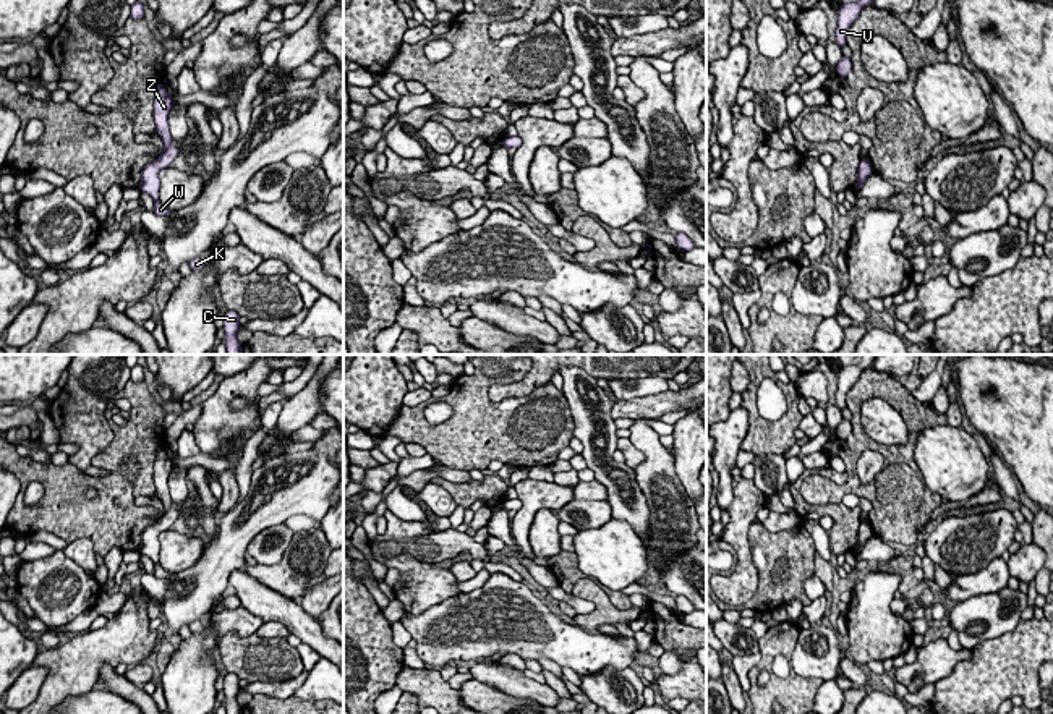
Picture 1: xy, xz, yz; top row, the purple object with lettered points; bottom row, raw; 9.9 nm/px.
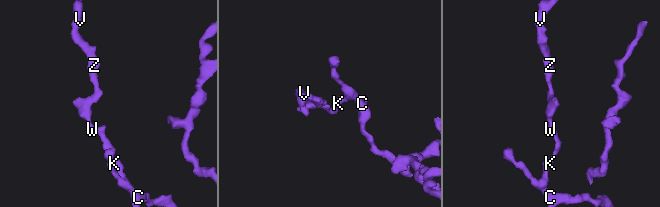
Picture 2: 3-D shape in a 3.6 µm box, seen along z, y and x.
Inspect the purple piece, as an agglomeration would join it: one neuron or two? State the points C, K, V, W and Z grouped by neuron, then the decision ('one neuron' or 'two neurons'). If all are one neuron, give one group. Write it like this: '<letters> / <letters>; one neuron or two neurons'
C K V W Z; one neuron

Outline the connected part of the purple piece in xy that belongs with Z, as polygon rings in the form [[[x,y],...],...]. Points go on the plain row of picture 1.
[[[167,440],[157,448],[157,457],[154,461],[154,482],[156,482],[156,491],[164,504],[164,515],[159,518],[157,523],[147,526],[143,531],[143,539],[139,547],[141,555],[147,555],[154,562],[152,575],[157,578],[170,578],[172,575],[159,565],[159,550],[160,550],[159,534],[162,531],[170,529],[173,521],[178,518],[178,512],[172,507],[172,499],[168,491],[168,476],[173,470],[173,461],[167,455],[164,448],[165,445]]]

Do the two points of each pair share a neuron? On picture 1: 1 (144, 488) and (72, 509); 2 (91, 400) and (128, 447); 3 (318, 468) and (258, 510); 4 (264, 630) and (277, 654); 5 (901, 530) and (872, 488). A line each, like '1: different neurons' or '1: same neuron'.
1: different neurons
2: different neurons
3: same neuron
4: different neurons
5: same neuron

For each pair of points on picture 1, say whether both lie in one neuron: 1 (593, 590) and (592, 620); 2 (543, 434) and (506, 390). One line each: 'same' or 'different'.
1: same
2: different

